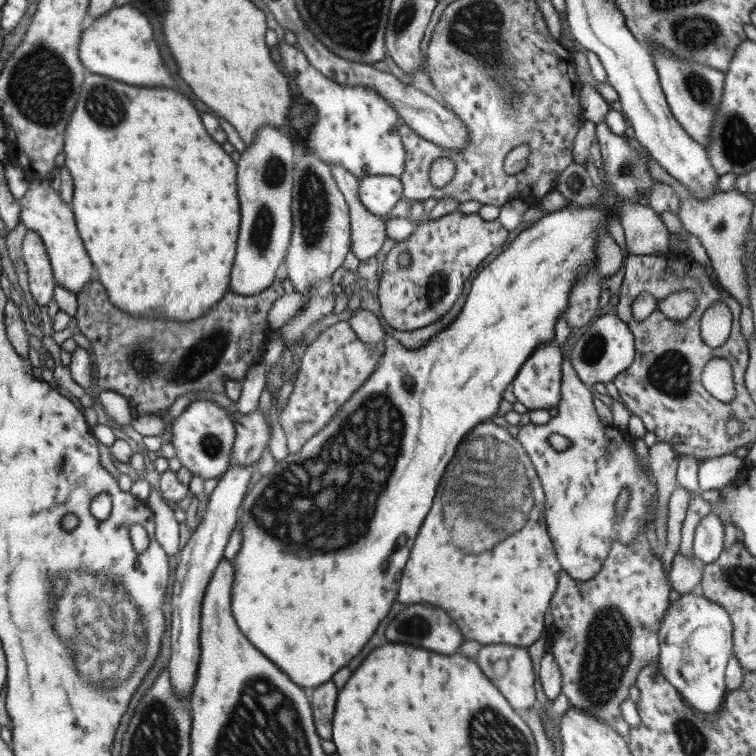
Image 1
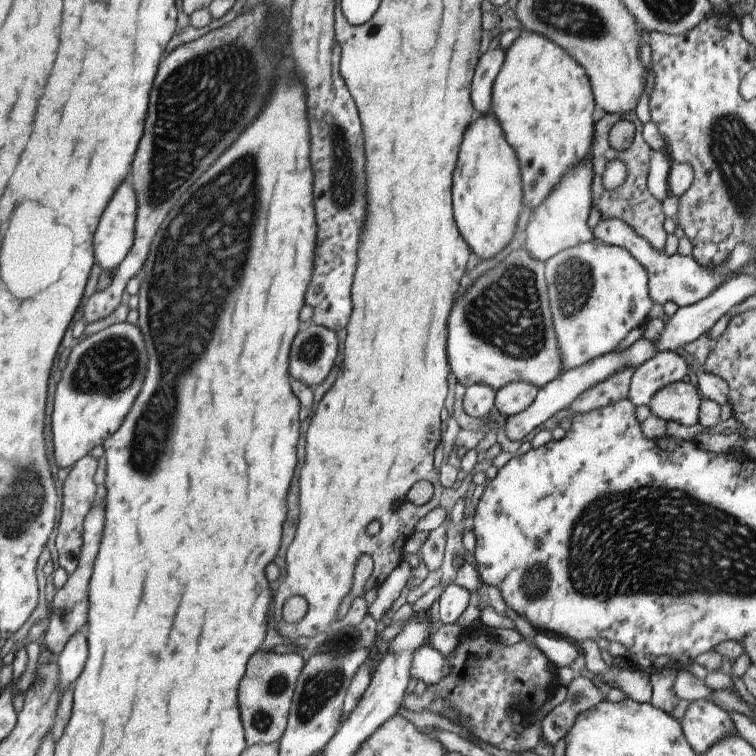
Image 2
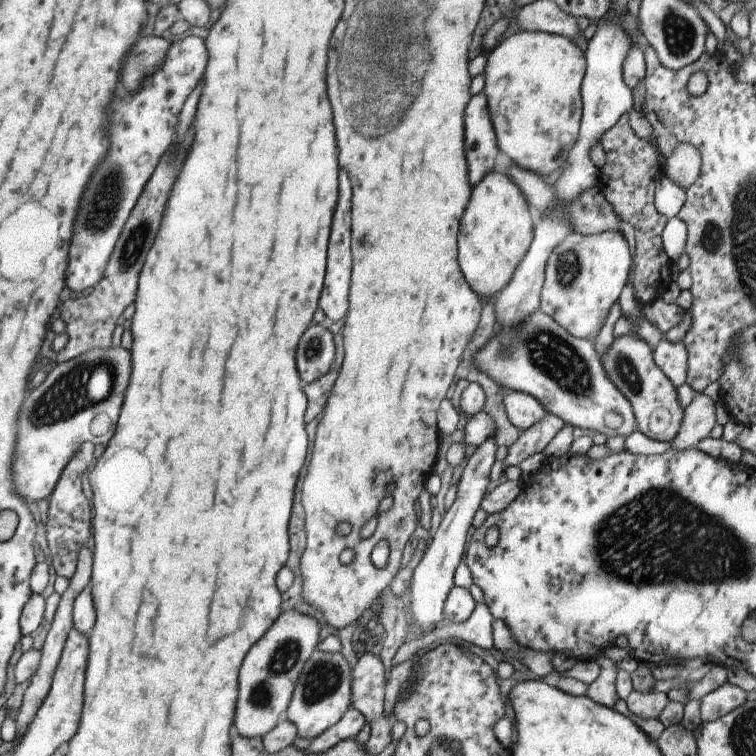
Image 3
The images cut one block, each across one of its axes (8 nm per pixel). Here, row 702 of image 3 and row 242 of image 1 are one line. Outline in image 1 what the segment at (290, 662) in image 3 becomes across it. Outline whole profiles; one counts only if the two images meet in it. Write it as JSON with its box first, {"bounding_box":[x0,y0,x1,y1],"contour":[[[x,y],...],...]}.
{"bounding_box":[228,125,295,295],"contour":[[[271,125],[261,127],[240,155],[236,180],[241,222],[228,286],[231,293],[255,295],[269,288],[282,270],[292,231],[290,204],[295,158],[286,128]]]}

